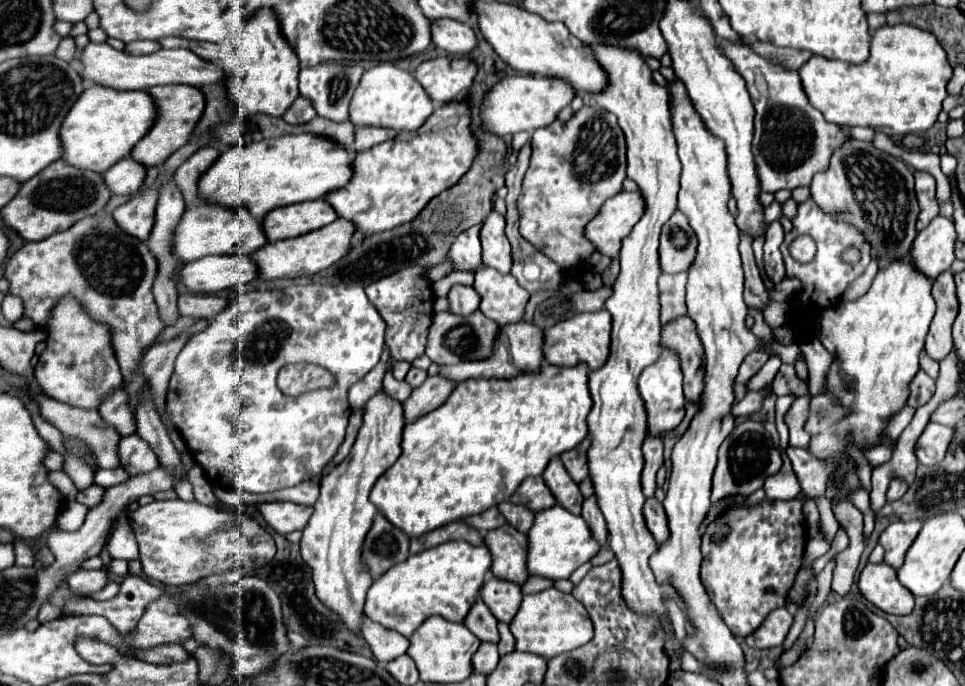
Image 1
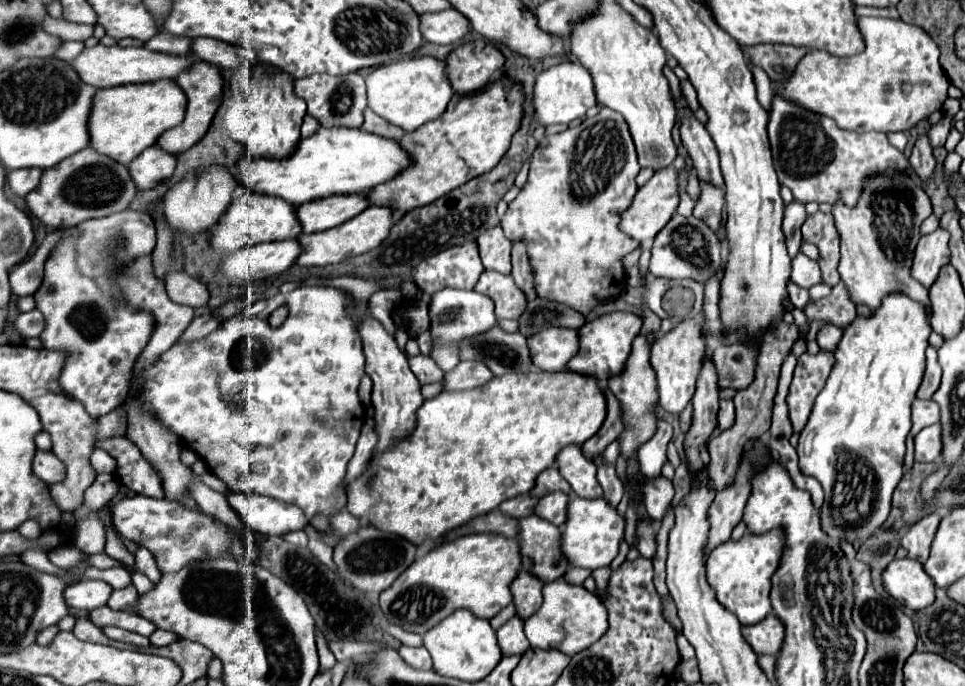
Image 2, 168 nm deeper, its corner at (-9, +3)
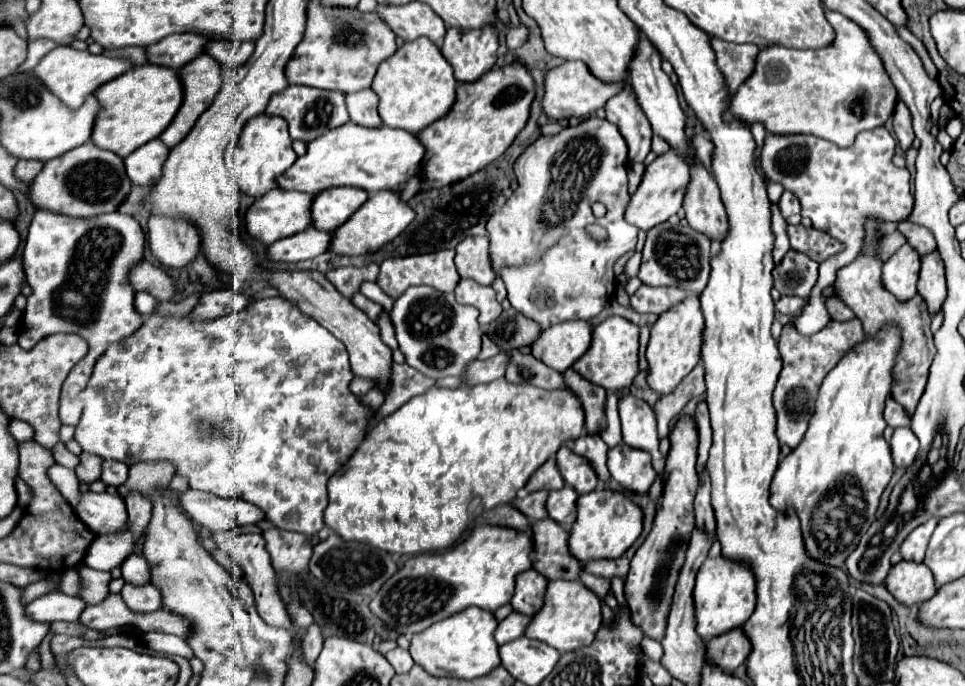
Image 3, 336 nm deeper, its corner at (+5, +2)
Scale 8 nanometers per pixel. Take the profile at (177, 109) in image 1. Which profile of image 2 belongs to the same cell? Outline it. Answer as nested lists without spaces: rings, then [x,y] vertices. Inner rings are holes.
[[[196,61],[190,69],[182,71],[178,77],[176,77],[176,83],[184,89],[186,97],[188,97],[188,109],[186,109],[186,117],[184,117],[184,123],[180,123],[178,127],[172,127],[168,129],[160,139],[158,139],[158,147],[172,153],[172,155],[178,155],[186,149],[190,149],[192,145],[196,145],[204,133],[208,131],[210,123],[212,123],[212,117],[214,113],[218,111],[220,103],[222,103],[222,77],[220,77],[220,71],[216,65],[210,65],[206,61]]]

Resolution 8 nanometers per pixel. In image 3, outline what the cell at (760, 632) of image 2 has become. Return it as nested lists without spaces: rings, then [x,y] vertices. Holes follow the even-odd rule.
[[[734,628],[732,632],[724,632],[724,636],[716,636],[708,640],[708,660],[726,670],[736,670],[748,658],[748,636]]]

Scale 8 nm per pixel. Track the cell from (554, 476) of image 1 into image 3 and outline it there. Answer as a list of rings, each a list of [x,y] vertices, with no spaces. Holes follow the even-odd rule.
[[[564,446],[556,452],[554,458],[556,458],[556,466],[558,466],[564,482],[570,484],[578,494],[588,494],[596,488],[598,478],[586,458],[576,456],[572,450],[568,450]]]

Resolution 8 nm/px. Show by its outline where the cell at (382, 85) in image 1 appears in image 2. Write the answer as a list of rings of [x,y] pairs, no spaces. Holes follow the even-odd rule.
[[[430,55],[402,59],[376,67],[366,77],[366,87],[370,109],[378,115],[384,115],[386,121],[402,127],[406,133],[416,131],[420,125],[438,119],[446,111],[446,105],[454,95],[446,63]]]

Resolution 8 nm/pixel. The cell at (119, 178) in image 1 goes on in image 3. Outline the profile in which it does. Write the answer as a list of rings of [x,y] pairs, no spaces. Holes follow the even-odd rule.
[[[158,138],[134,150],[128,158],[124,158],[130,182],[136,186],[156,184],[156,180],[162,176],[162,164],[168,158],[168,152],[170,150]]]

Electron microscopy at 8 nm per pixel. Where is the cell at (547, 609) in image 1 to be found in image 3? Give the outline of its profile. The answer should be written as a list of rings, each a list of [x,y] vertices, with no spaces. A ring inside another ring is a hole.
[[[550,580],[548,588],[544,592],[544,604],[542,604],[540,612],[536,612],[530,618],[530,624],[524,632],[524,636],[542,640],[564,654],[568,650],[588,646],[594,640],[600,624],[602,624],[600,598],[592,590],[588,590],[578,580]]]

